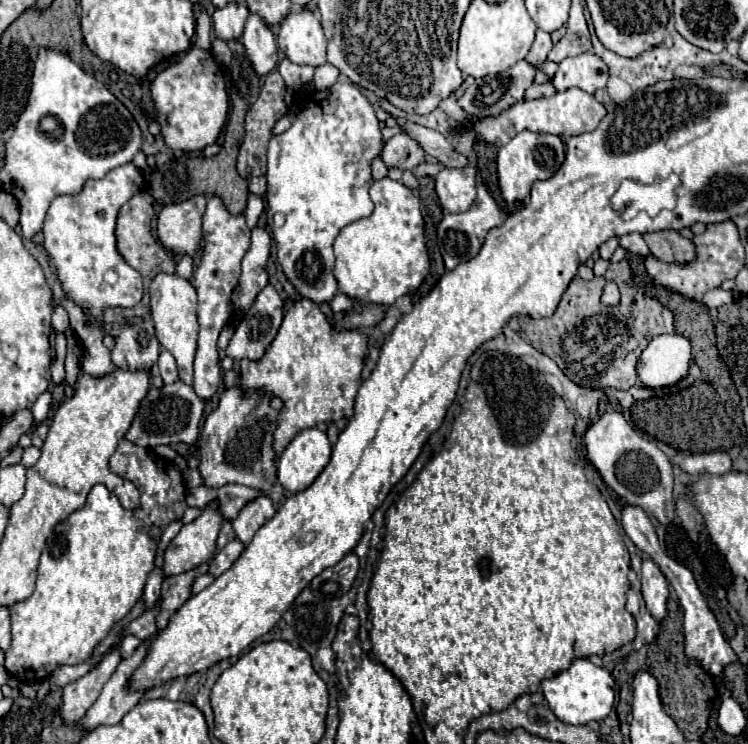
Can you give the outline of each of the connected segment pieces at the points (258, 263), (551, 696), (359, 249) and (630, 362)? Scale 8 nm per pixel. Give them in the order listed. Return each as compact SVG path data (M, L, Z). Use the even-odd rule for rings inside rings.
M254 228L250 250L246 252L246 256L242 260L240 284L234 290L234 298L232 298L234 308L238 312L248 310L250 304L260 294L260 290L268 284L270 278L268 278L266 262L268 262L268 256L270 256L270 248L272 248L272 238L270 238L268 230Z
M576 658L568 670L564 670L552 678L546 678L540 684L544 700L548 702L552 712L562 722L574 724L574 726L606 718L614 708L614 698L616 698L614 686L616 686L616 682L614 682L612 674L606 668L592 664L588 658Z
M382 178L372 184L372 216L340 230L334 242L334 278L338 290L362 304L392 306L396 298L414 292L430 272L420 200L402 182Z
M628 260L610 262L606 276L596 276L590 282L576 276L550 318L534 320L530 316L518 316L518 322L524 340L550 356L572 382L582 388L600 390L608 386L618 390L632 388L638 380L636 366L640 354L650 340L660 334L674 334L674 314L634 282L634 270ZM608 282L616 282L620 288L618 306L606 306L600 300Z

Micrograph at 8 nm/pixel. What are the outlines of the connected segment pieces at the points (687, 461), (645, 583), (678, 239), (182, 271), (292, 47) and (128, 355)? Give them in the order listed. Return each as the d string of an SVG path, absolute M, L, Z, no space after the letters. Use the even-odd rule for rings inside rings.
M708 452L708 454L678 454L670 458L672 464L680 466L692 476L702 476L702 474L714 474L722 476L732 470L732 458L726 452Z
M646 558L642 562L642 596L646 600L646 608L650 612L652 618L656 618L658 622L664 620L666 616L666 602L668 602L668 582L664 578L664 574L660 572L660 568Z
M660 230L644 234L652 254L668 264L690 264L696 258L696 246L692 240L680 236L676 230Z
M186 254L186 256L180 258L180 262L178 262L178 266L176 266L176 274L180 274L182 278L190 278L190 276L192 276L192 268L194 268L194 262L192 262L192 258Z
M308 8L290 12L282 20L278 48L296 64L308 64L314 68L326 64L326 38L318 18Z
M140 320L122 330L112 350L112 362L124 370L150 370L158 362L160 344L152 320Z

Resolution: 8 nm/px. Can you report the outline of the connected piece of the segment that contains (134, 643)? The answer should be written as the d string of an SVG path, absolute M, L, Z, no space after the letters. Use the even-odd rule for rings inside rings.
M126 636L124 640L122 640L122 644L120 644L120 650L122 650L122 658L130 658L132 656L132 652L138 648L138 644L140 644L140 640L136 638L136 636Z

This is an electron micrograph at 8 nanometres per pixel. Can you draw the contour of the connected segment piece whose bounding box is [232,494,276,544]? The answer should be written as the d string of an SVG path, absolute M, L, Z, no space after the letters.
M260 494L254 500L250 500L240 510L238 518L232 520L232 526L234 526L234 532L236 532L238 540L248 544L254 538L254 534L258 532L258 528L264 526L274 514L276 514L276 508L266 494Z

